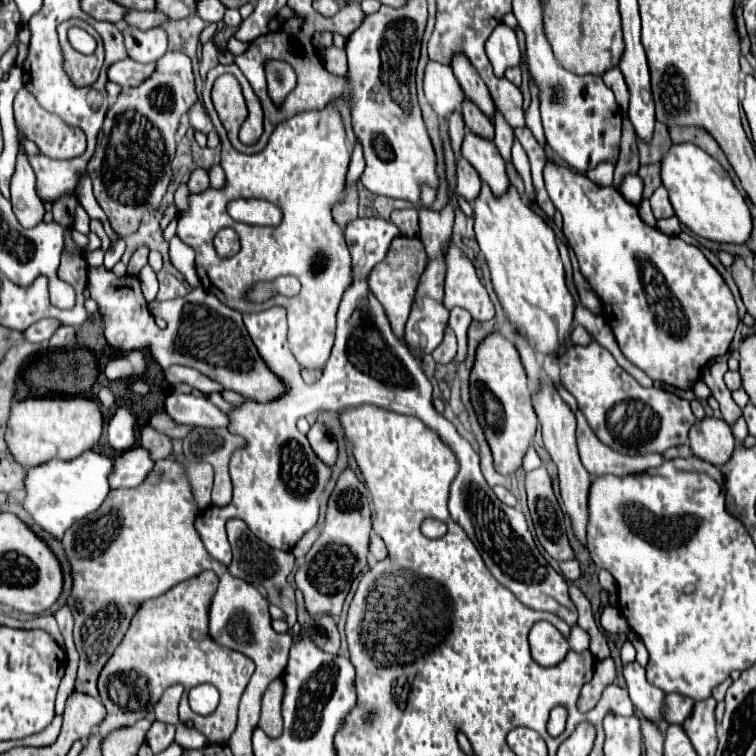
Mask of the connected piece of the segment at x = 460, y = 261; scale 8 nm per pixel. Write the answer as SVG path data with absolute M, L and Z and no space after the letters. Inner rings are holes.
M449 246L447 252L447 276L445 276L445 306L461 306L471 312L475 320L491 320L495 316L487 290L481 286L473 264L457 248Z

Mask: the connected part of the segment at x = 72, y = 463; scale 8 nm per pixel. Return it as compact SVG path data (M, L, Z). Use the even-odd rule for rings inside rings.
M87 450L75 460L45 462L45 466L35 466L27 470L27 476L25 476L27 496L23 500L23 506L41 528L61 538L63 532L73 522L81 520L89 512L95 512L103 504L103 500L111 490L109 474L113 474L113 458L93 450Z

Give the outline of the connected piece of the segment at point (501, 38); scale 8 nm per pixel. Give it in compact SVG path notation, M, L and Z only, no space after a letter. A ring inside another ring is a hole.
M499 24L493 30L493 34L489 36L489 40L485 44L485 50L487 50L487 58L491 60L491 66L493 66L493 72L497 78L503 78L503 74L509 66L517 66L521 62L517 36L505 24Z

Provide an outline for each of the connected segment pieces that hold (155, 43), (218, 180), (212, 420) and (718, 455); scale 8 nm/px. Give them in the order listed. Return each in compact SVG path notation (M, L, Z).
M125 26L123 38L129 58L137 62L157 62L167 52L167 34L163 28L139 30L135 26Z
M213 166L209 170L209 178L211 178L213 188L225 188L225 172L221 166Z
M173 392L165 400L167 414L179 424L195 424L203 428L227 428L229 414L219 410L211 400L193 394L179 394Z
M705 416L697 424L693 424L689 440L693 454L715 466L725 464L737 444L731 426L719 416Z

